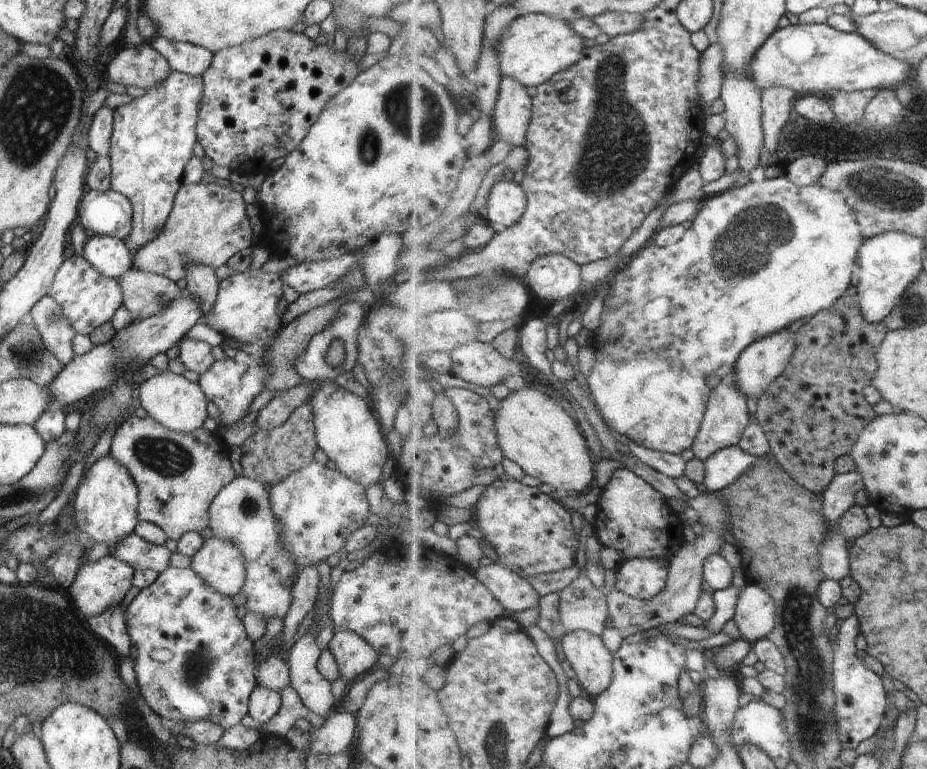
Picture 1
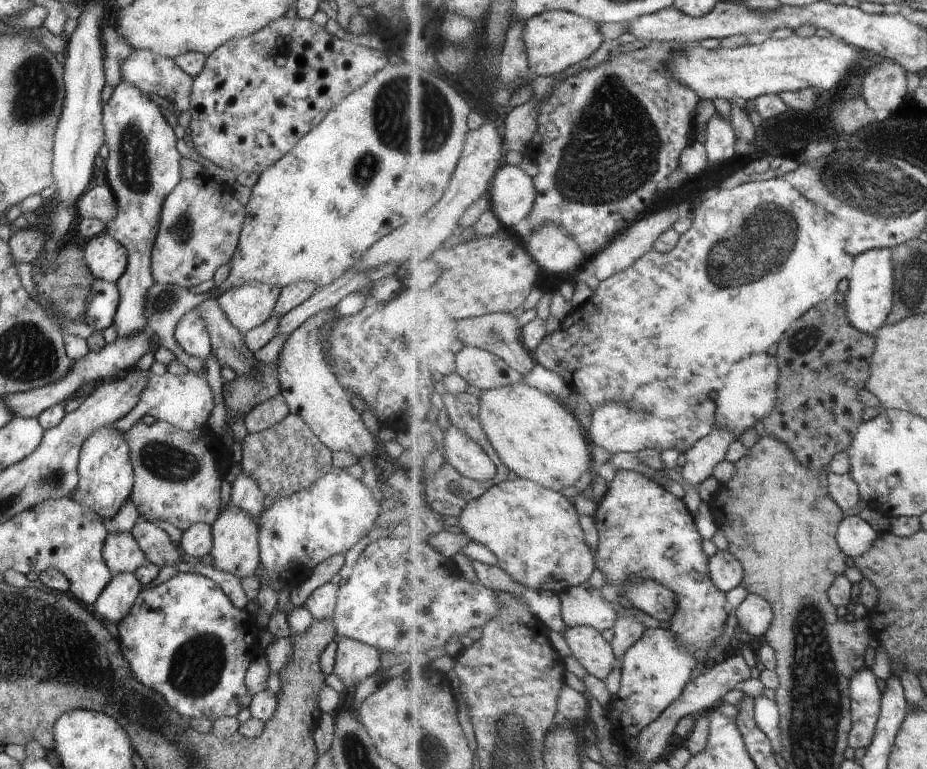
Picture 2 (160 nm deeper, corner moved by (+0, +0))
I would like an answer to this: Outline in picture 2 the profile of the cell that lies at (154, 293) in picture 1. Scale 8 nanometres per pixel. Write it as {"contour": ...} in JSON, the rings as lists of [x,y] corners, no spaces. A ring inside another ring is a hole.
{"contour":[[[154,282],[153,286],[148,288],[144,310],[148,324],[147,328],[157,336],[159,346],[167,347],[174,354],[174,358],[181,362],[189,373],[200,377],[204,375],[202,374],[203,363],[199,360],[193,360],[186,352],[183,352],[183,349],[178,346],[177,341],[174,339],[172,332],[179,317],[198,305],[205,296],[206,294],[204,293],[192,294],[187,289],[182,289],[178,286],[162,285]]]}

